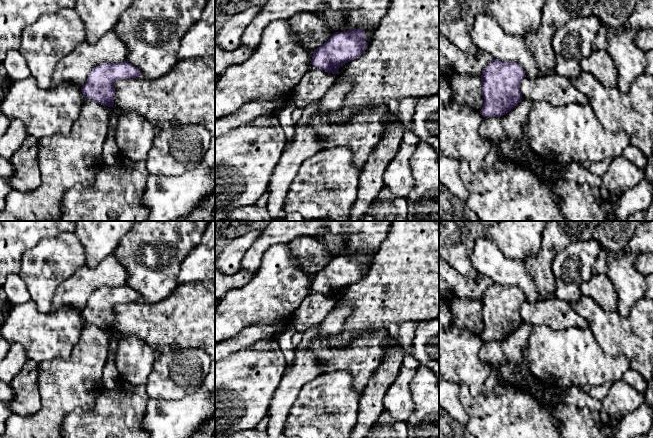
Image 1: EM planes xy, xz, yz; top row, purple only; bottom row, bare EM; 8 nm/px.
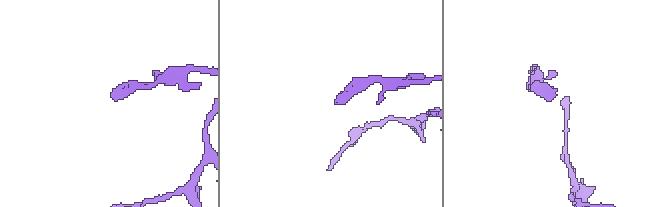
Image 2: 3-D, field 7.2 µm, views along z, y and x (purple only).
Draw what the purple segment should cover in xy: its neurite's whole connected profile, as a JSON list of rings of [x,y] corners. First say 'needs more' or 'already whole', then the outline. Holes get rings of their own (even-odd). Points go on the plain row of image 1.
already whole | [[[104,286],[96,290],[81,311],[85,322],[103,330],[113,331],[115,323],[114,307],[120,303],[140,301],[140,294],[131,287]]]

